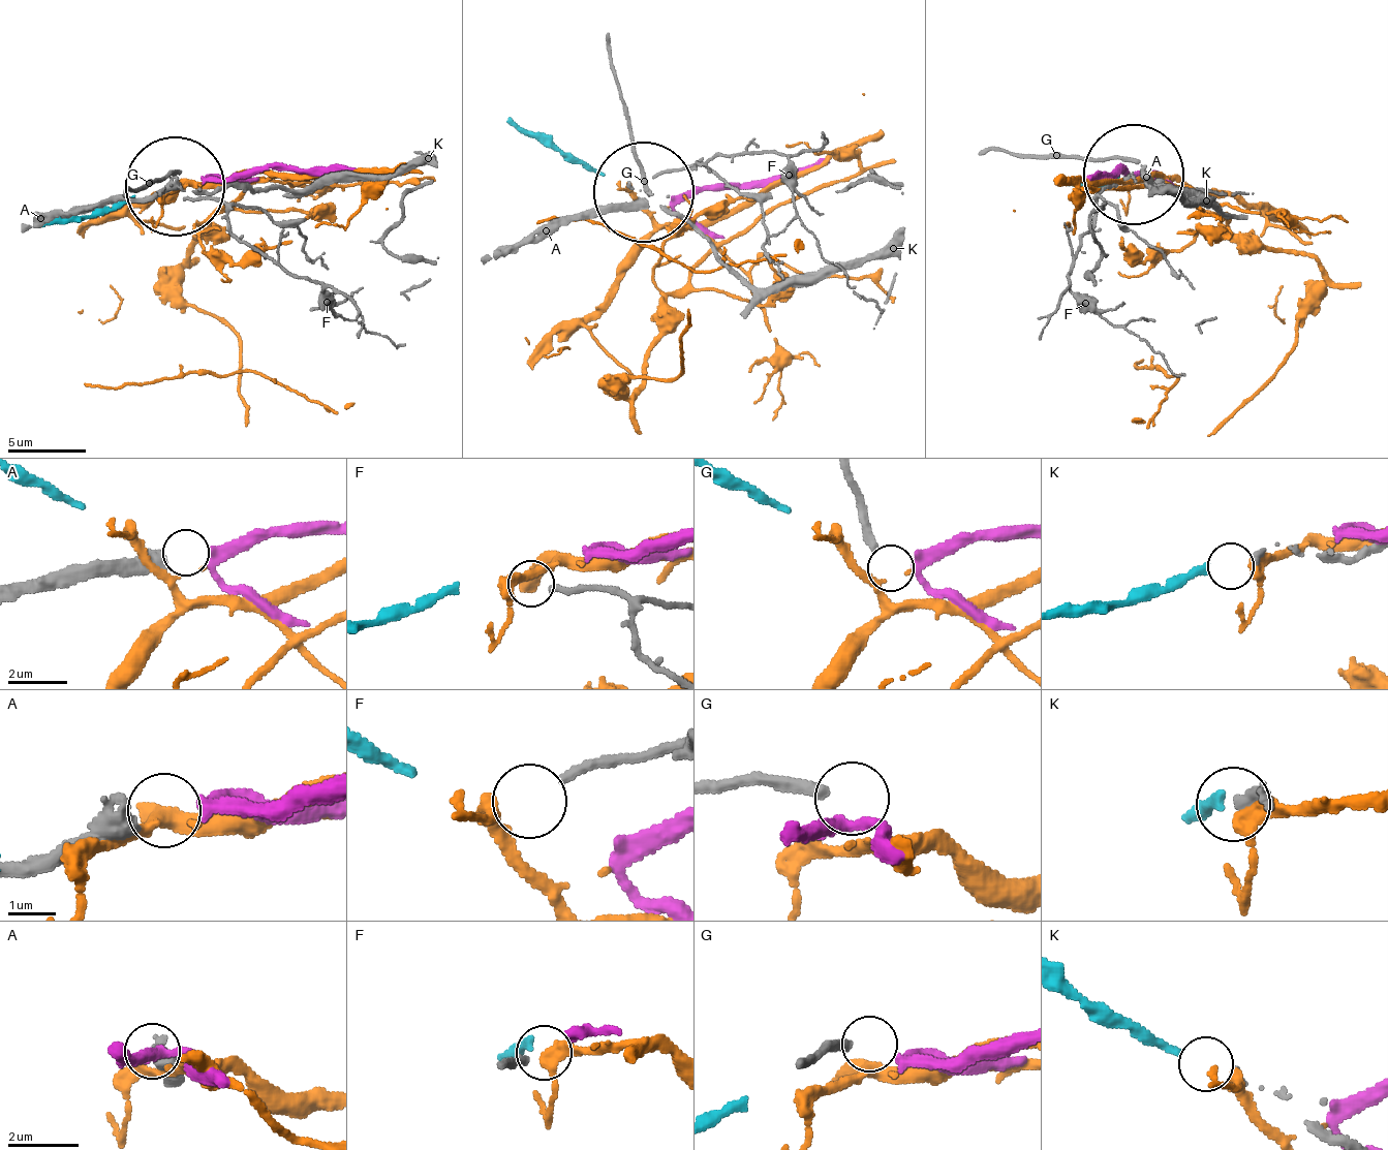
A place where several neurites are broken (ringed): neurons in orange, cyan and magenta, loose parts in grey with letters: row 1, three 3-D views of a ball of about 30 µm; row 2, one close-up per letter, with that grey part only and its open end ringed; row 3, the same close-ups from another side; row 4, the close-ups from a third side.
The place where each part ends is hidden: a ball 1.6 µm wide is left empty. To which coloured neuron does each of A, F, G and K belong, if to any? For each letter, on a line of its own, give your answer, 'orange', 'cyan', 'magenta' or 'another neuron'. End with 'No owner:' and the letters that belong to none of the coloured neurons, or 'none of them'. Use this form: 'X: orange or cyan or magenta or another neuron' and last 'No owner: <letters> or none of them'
A: magenta
F: orange
G: another neuron
K: cyan
No owner: G

